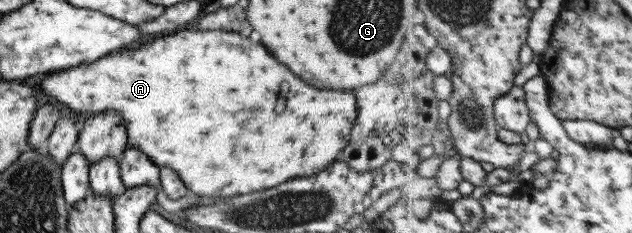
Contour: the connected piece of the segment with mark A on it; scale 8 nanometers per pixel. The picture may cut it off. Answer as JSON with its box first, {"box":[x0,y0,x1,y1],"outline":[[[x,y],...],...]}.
{"box":[39,26,355,198],"outline":[[[193,26],[181,28],[169,37],[153,39],[151,43],[141,43],[135,49],[123,47],[121,51],[99,57],[93,63],[81,63],[81,65],[75,65],[73,69],[49,72],[39,83],[39,93],[47,95],[49,101],[55,101],[65,112],[75,115],[93,117],[93,115],[103,113],[103,111],[115,111],[123,119],[128,147],[141,151],[140,153],[146,156],[151,164],[154,164],[157,168],[168,168],[177,173],[179,179],[189,191],[199,196],[211,198],[245,195],[246,193],[271,189],[285,182],[285,179],[307,177],[322,171],[327,165],[337,160],[337,153],[347,143],[350,136],[349,129],[353,127],[353,121],[355,121],[355,99],[349,93],[345,93],[345,91],[319,91],[319,89],[313,89],[305,83],[301,83],[293,73],[289,73],[289,69],[285,69],[281,63],[277,63],[259,43],[251,43],[247,37],[241,37],[239,33],[227,33],[227,31],[220,30],[200,31]]]}

